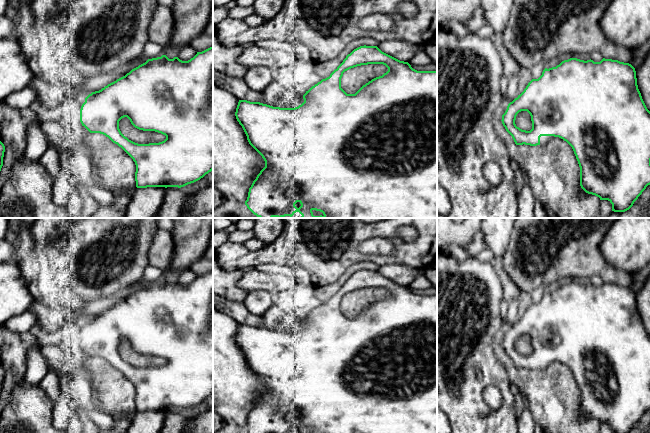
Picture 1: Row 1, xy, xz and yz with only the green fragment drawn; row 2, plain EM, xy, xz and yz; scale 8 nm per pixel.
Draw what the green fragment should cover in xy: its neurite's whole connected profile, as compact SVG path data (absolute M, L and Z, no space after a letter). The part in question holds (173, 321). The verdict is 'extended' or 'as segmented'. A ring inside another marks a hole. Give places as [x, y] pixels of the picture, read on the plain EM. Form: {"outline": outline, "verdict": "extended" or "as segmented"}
{"outline": "M213 270L197 278L188 285L182 285L178 281L169 283L166 279L148 283L145 287L132 293L125 300L108 308L99 315L92 316L85 322L80 333L80 346L90 357L100 357L108 361L113 367L121 371L135 386L135 405L137 412L147 411L184 411L194 407L213 394ZM127 341L131 348L143 355L155 355L166 360L166 363L159 367L138 368L125 361L119 353L119 345Z", "verdict": "as segmented"}

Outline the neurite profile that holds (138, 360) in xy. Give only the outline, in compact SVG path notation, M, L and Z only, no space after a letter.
M127 341L119 345L119 353L125 361L138 368L159 367L166 363L166 360L161 357L135 352Z

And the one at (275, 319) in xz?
M273 305L263 316L260 327L280 332L295 332L304 326L303 320L288 315L276 305Z

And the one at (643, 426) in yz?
M650 409L646 411L630 433L650 433Z

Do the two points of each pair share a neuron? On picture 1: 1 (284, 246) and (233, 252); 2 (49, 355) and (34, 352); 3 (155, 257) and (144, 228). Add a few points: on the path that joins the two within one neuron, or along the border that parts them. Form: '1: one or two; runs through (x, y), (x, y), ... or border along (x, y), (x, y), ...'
1: one; runs through (271, 253), (264, 256), (246, 256)
2: two; border along (41, 346), (41, 354), (49, 370)
3: two; border along (158, 228), (148, 250), (148, 264)

